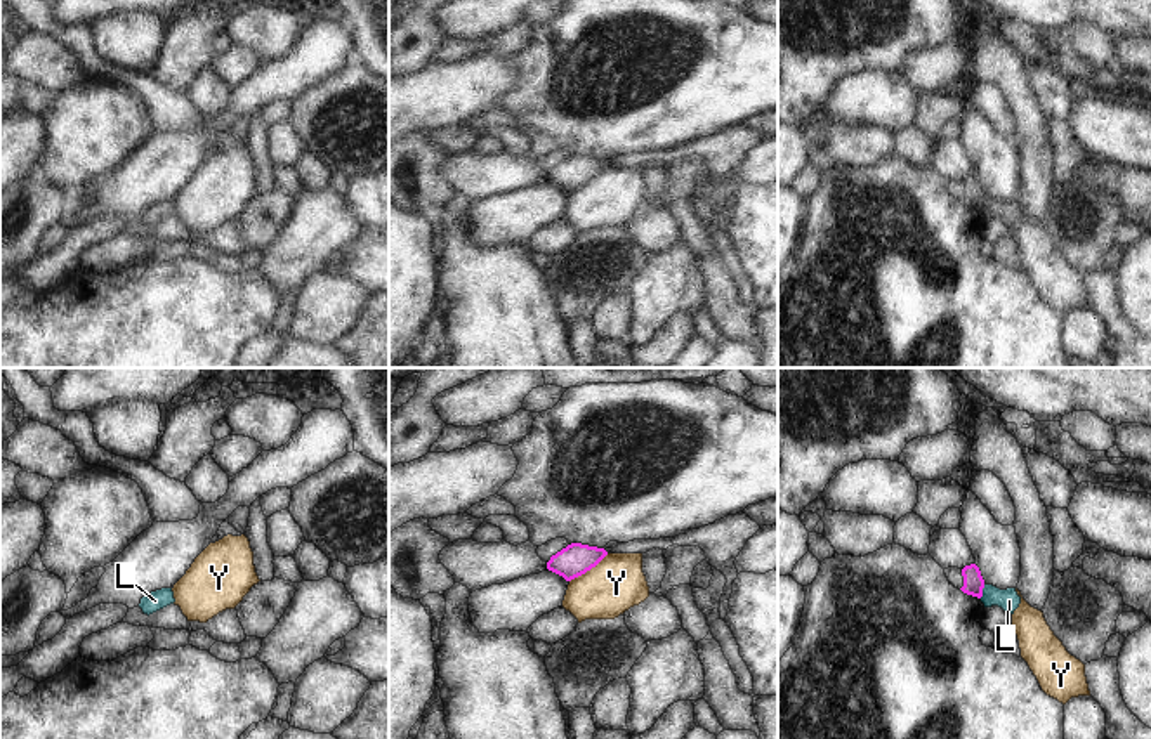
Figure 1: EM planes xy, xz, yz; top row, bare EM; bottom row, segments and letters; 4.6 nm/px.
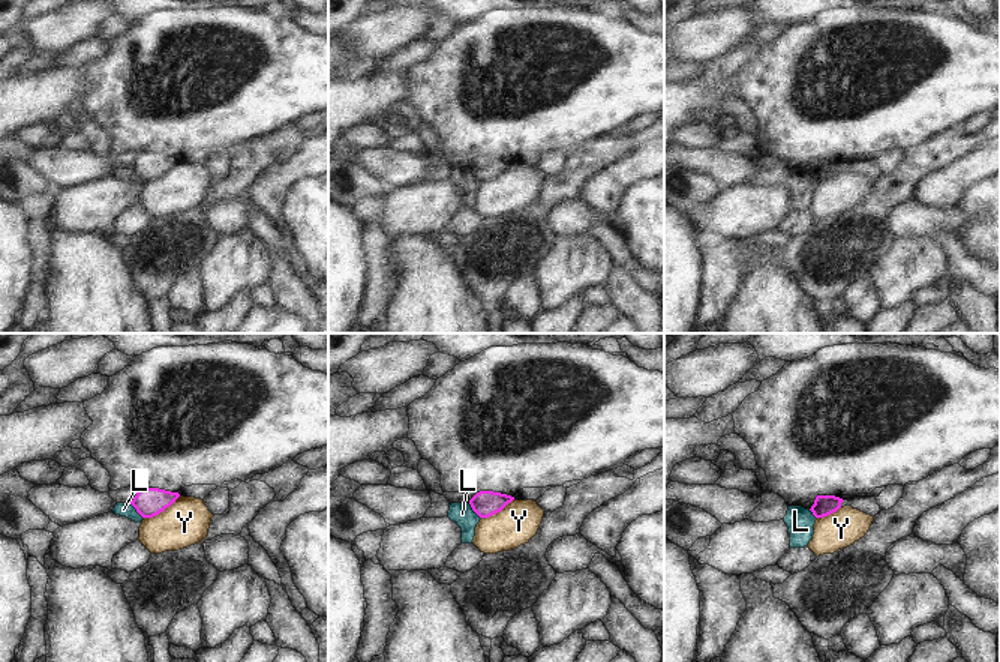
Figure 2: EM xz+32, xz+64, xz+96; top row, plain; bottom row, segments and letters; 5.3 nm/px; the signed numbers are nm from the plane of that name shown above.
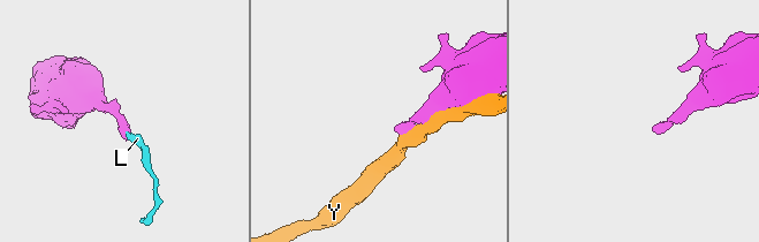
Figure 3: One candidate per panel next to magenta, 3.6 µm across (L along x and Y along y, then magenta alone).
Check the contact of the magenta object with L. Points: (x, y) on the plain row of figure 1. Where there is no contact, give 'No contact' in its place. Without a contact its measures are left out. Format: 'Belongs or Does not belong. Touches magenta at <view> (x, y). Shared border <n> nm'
Does not belong. Touches magenta at yz (981, 203). Shared border 70 nm.

